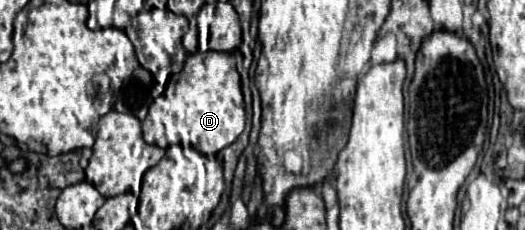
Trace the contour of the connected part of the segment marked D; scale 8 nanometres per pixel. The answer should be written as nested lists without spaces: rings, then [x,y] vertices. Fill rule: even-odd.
[[[213,50],[193,53],[187,61],[185,59],[183,71],[181,69],[181,73],[175,74],[179,75],[169,75],[167,81],[155,79],[157,85],[151,92],[154,100],[142,121],[143,139],[162,149],[173,144],[190,144],[195,149],[183,147],[187,159],[193,159],[193,153],[203,153],[207,157],[217,155],[221,149],[231,145],[245,127],[241,79],[231,53]]]

